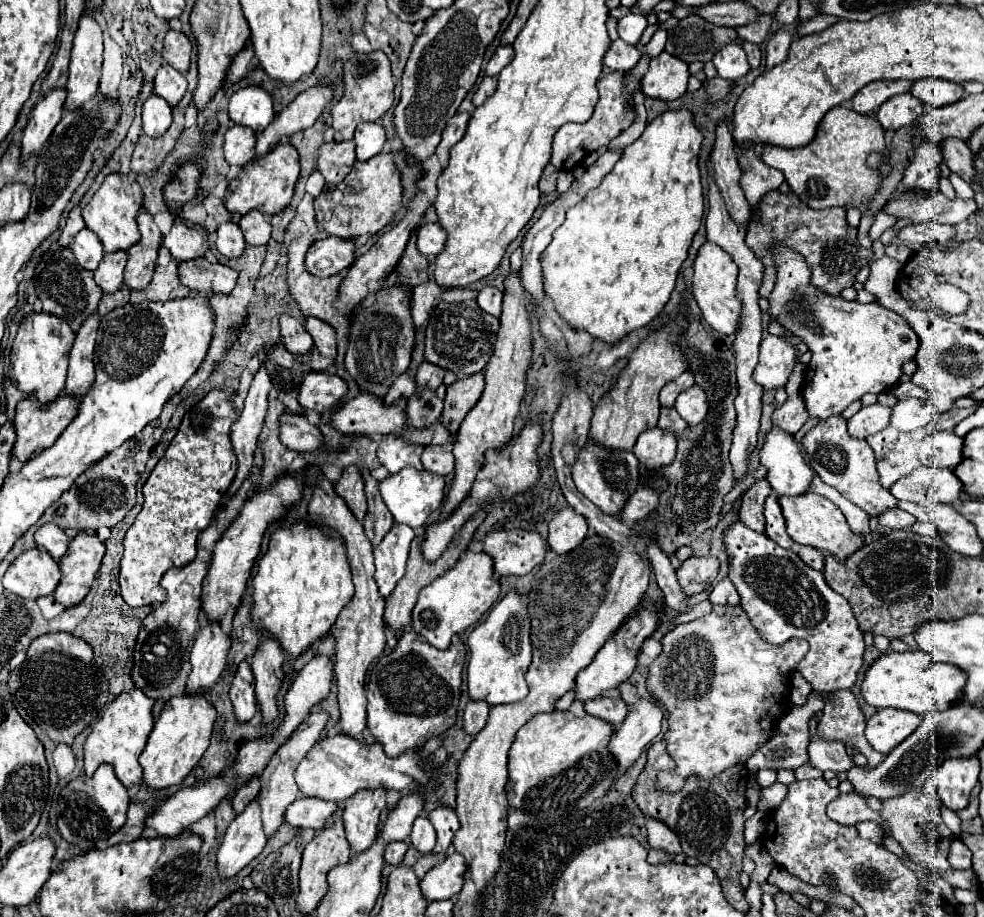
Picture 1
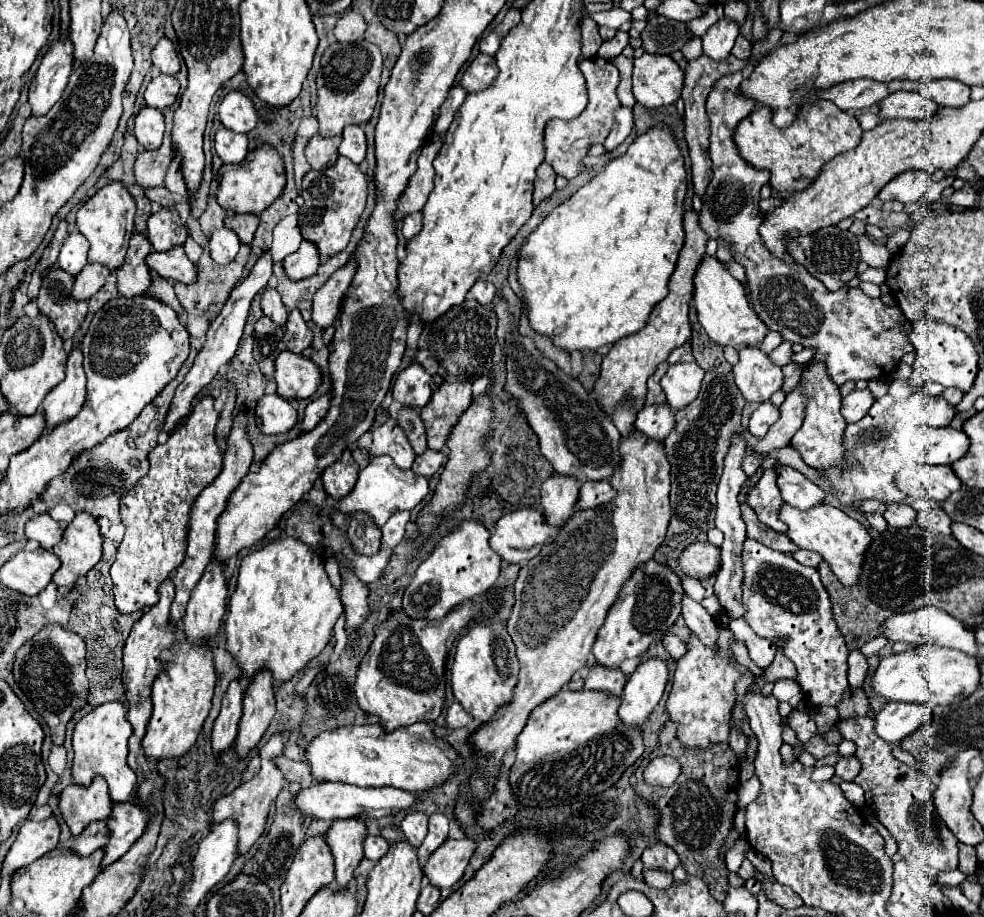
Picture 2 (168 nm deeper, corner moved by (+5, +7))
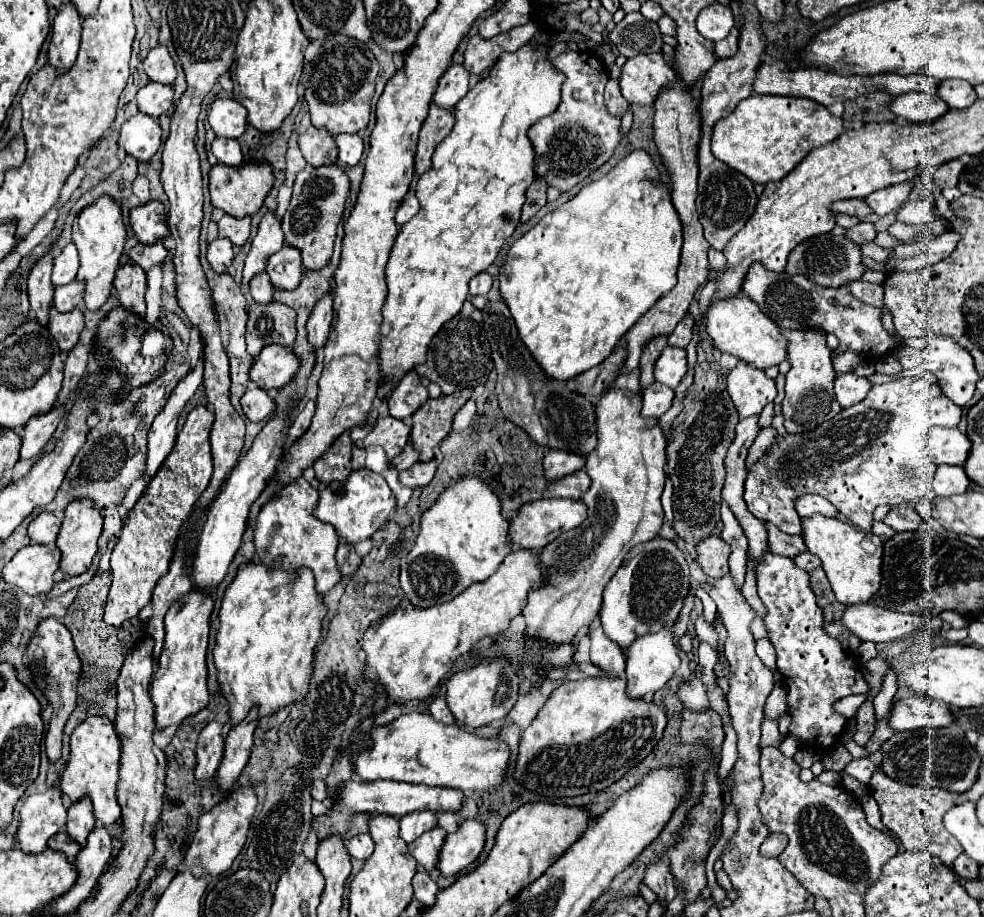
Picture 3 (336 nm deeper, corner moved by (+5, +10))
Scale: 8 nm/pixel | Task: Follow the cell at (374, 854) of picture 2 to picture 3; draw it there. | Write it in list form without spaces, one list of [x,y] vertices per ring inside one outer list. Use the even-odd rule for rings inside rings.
[[[369,833],[365,835],[355,835],[351,841],[347,841],[347,849],[349,855],[355,859],[369,859],[369,855],[373,855],[373,839]]]

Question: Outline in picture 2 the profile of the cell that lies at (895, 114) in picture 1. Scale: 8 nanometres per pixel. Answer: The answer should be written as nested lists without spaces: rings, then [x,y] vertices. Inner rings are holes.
[[[897,92],[889,94],[881,102],[881,118],[905,118],[905,120],[927,120],[937,112],[937,104],[919,92]]]

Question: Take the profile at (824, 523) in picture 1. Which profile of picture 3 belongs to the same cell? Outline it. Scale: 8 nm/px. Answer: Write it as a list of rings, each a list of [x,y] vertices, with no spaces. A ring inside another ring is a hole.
[[[813,515],[813,519],[801,519],[803,525],[803,539],[811,553],[821,559],[825,567],[827,579],[833,587],[833,593],[841,603],[853,605],[869,601],[881,583],[881,555],[883,555],[883,541],[873,533],[865,533],[853,527],[845,519],[829,519],[823,515]]]

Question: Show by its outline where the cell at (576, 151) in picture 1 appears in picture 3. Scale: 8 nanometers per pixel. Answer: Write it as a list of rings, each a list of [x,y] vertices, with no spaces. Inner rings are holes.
[[[591,49],[565,51],[563,55],[553,59],[553,65],[567,77],[561,91],[561,107],[553,115],[539,119],[529,129],[529,139],[537,151],[535,173],[539,177],[545,177],[547,185],[569,191],[613,155],[617,143],[621,141],[621,119],[611,117],[605,109],[603,91],[609,75],[605,63],[597,53],[593,53]]]

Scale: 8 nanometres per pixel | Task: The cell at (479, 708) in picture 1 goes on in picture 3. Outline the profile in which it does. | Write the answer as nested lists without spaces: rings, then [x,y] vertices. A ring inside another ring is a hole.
[[[435,697],[431,703],[429,703],[429,713],[441,721],[441,723],[457,723],[457,719],[453,719],[453,713],[449,711],[447,703],[445,703],[445,697]]]

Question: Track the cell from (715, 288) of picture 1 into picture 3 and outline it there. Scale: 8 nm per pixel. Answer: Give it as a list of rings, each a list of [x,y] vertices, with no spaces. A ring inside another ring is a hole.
[[[741,293],[729,295],[725,299],[713,297],[705,313],[705,331],[719,351],[737,355],[739,359],[751,363],[757,369],[779,365],[787,357],[787,339],[781,335],[781,329],[767,315],[761,313],[757,303],[753,303],[747,295]]]

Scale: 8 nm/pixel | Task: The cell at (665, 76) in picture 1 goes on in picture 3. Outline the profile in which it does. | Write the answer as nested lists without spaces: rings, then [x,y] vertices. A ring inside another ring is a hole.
[[[661,53],[635,55],[623,65],[623,75],[619,81],[621,93],[629,103],[653,105],[663,87],[673,85],[677,73]]]

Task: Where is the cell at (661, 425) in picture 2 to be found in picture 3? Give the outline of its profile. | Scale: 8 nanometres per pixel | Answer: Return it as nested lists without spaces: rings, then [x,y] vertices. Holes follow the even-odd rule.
[[[661,383],[649,385],[649,387],[643,391],[643,409],[641,409],[641,417],[659,419],[665,411],[671,409],[673,397],[675,397],[675,393],[671,393],[669,387],[665,387],[665,385],[661,385]]]

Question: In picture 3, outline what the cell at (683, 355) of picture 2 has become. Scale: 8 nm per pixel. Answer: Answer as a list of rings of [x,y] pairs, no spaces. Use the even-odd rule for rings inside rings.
[[[685,315],[685,319],[675,327],[675,331],[669,335],[669,345],[671,347],[681,347],[687,349],[689,341],[693,337],[693,317]]]

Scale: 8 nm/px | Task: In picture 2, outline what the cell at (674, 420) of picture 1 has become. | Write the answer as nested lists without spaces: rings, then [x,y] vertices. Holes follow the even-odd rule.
[[[661,362],[661,366],[657,366],[657,370],[649,376],[647,380],[647,398],[645,398],[645,404],[657,404],[657,402],[665,402],[665,394],[659,386],[659,380],[661,376],[665,374],[665,370],[669,368],[667,362]]]

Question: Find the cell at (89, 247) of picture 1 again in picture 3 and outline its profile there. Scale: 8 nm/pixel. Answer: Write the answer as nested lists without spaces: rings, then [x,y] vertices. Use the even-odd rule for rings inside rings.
[[[69,243],[55,257],[53,277],[51,277],[53,285],[67,285],[67,283],[71,283],[77,277],[77,267],[79,267],[77,247],[73,247],[73,243]]]

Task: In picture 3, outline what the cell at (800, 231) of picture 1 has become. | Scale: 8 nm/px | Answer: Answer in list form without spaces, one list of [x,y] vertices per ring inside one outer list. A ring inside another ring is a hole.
[[[825,233],[825,235],[817,235],[813,239],[801,241],[791,251],[785,271],[789,275],[801,273],[821,287],[841,287],[843,283],[857,281],[865,273],[865,267],[861,265],[861,247],[857,243],[853,243],[847,235]]]

